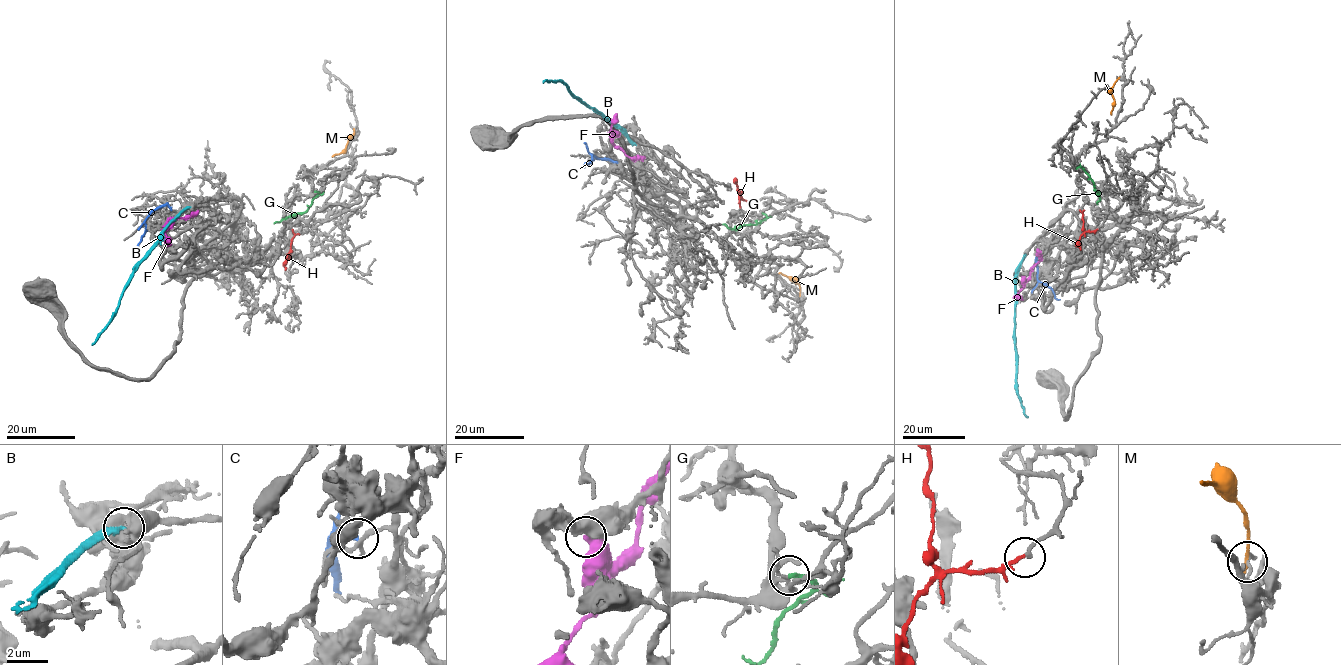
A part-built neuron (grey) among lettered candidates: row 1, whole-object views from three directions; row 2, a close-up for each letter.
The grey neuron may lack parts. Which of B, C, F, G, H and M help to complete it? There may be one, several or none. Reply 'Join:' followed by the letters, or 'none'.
Join: H

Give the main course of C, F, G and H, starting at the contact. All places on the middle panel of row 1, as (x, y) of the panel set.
C: (617, 162), (591, 153), (592, 161), (585, 163), (584, 167)
F: (619, 133), (612, 138), (615, 146), (631, 158), (645, 157)
G: (762, 212), (766, 218), (753, 225), (736, 229), (723, 224)
H: (740, 207), (740, 193), (743, 200), (741, 199)

